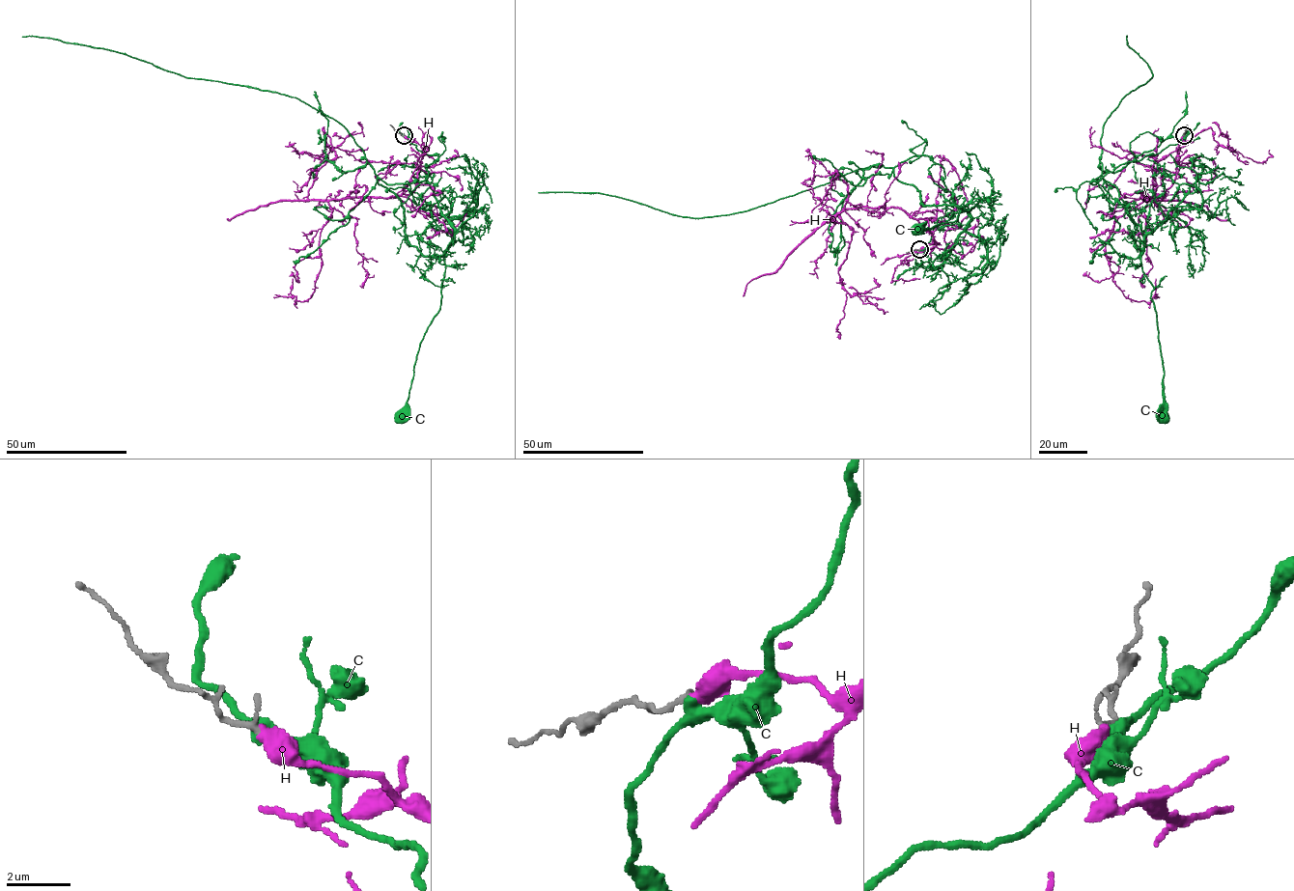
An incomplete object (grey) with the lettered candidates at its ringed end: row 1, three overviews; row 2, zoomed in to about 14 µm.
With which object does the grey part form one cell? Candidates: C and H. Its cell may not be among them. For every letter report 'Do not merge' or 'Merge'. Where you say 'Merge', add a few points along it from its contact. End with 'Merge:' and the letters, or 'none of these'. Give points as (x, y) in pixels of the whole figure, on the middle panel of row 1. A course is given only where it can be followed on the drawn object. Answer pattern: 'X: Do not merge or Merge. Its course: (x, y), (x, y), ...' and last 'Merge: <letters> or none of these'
C: Do not merge
H: Merge. Its course: (919, 249), (938, 242), (899, 208), (846, 208), (825, 220), (853, 230), (838, 269), (847, 292), (837, 335)
Merge: H

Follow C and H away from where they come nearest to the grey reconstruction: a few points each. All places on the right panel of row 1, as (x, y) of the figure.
C: (1183, 136), (1090, 183), (1102, 178), (1114, 186), (1136, 228), (1142, 271), (1154, 289), (1162, 418)
H: (1183, 136), (1174, 182), (1142, 199), (1157, 198), (1157, 161), (1209, 127), (1219, 144), (1255, 161), (1269, 150)

